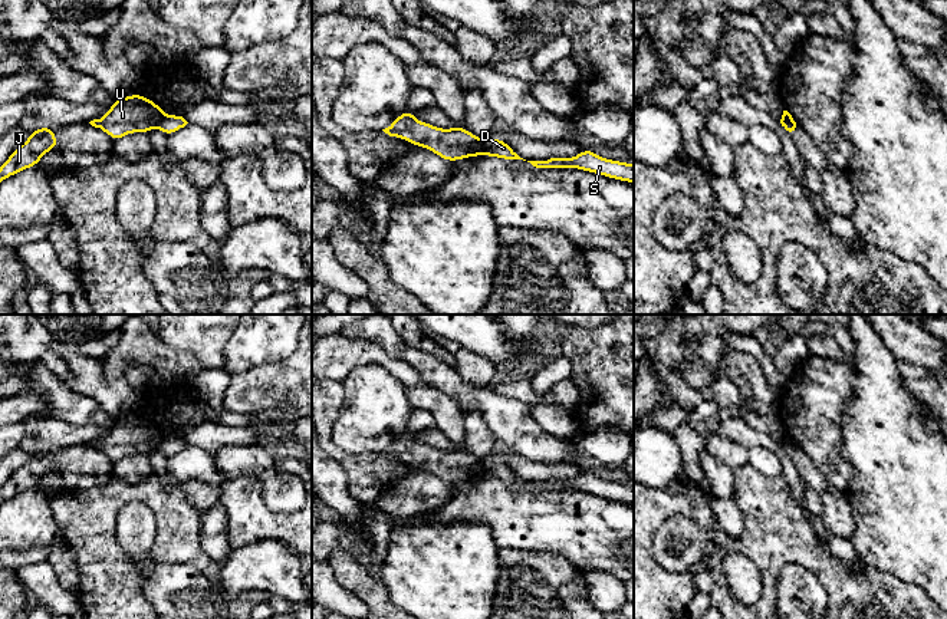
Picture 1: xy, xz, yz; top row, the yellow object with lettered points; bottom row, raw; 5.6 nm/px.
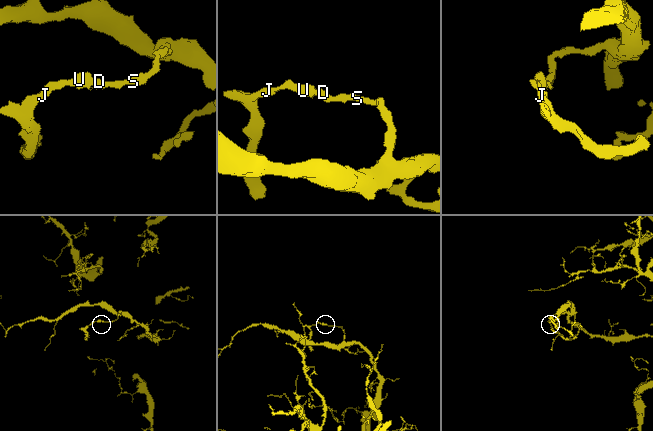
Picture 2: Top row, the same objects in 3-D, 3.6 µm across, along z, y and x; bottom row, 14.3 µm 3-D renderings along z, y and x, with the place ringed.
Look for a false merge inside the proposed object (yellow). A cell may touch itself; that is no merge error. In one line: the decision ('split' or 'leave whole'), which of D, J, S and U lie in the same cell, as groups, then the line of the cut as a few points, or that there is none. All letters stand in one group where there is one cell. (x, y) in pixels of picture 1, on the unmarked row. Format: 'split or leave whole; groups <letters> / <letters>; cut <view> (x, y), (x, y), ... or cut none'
split; groups D S / J U; cut xz (482, 461), (484, 476)

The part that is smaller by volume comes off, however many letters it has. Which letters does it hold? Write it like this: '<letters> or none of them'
J, U

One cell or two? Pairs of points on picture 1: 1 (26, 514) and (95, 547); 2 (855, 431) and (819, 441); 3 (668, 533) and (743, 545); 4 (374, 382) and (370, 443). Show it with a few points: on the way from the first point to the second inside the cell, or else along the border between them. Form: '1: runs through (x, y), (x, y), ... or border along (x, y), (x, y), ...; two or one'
1: border along (49, 497), (58, 532); two
2: border along (847, 401), (842, 424), (842, 457), (852, 467); two
3: runs through (687, 534), (700, 547), (724, 549); one
4: runs through (374, 397), (374, 414), (370, 428); one

